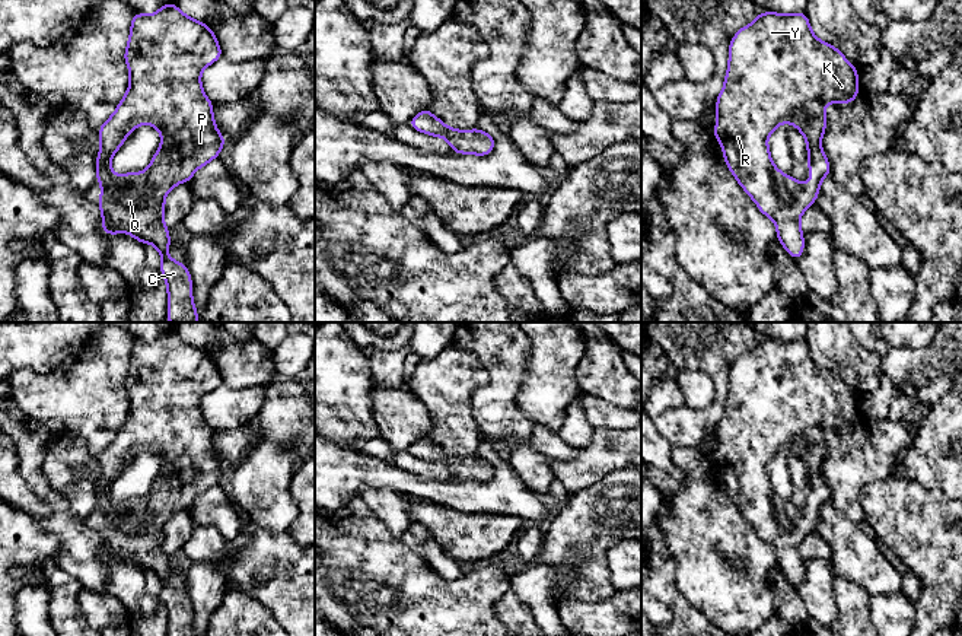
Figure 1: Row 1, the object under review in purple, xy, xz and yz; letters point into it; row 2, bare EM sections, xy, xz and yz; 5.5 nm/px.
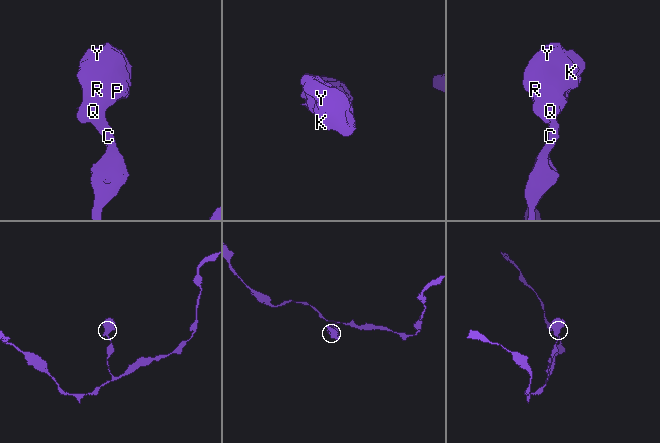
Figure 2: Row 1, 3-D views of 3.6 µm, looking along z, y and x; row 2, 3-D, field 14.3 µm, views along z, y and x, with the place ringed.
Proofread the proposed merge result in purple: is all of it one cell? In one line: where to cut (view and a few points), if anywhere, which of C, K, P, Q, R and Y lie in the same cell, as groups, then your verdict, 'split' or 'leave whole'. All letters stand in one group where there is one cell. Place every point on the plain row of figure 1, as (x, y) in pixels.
no cut | C K P Q R Y | leave whole

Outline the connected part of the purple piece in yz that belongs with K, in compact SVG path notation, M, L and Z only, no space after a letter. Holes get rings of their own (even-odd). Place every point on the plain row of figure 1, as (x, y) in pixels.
M762 338L751 352L740 354L729 371L729 392L723 417L716 424L717 448L713 462L720 468L724 489L735 506L756 530L758 537L777 550L777 567L794 588L805 576L799 546L816 530L821 509L831 500L831 492L821 474L826 455L825 432L851 430L859 417L857 395L837 373L813 362L805 338ZM781 449L796 452L805 462L809 512L784 502L771 487L767 465Z

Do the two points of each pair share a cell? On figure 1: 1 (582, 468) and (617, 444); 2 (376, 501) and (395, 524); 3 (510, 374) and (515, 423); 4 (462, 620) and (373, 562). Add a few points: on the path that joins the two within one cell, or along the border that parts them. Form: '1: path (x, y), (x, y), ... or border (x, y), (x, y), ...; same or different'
1: path (591, 464), (608, 451); same
2: path (382, 506), (394, 518); same
3: path (507, 385), (507, 412); same
4: path (440, 610), (404, 578), (395, 578); same

